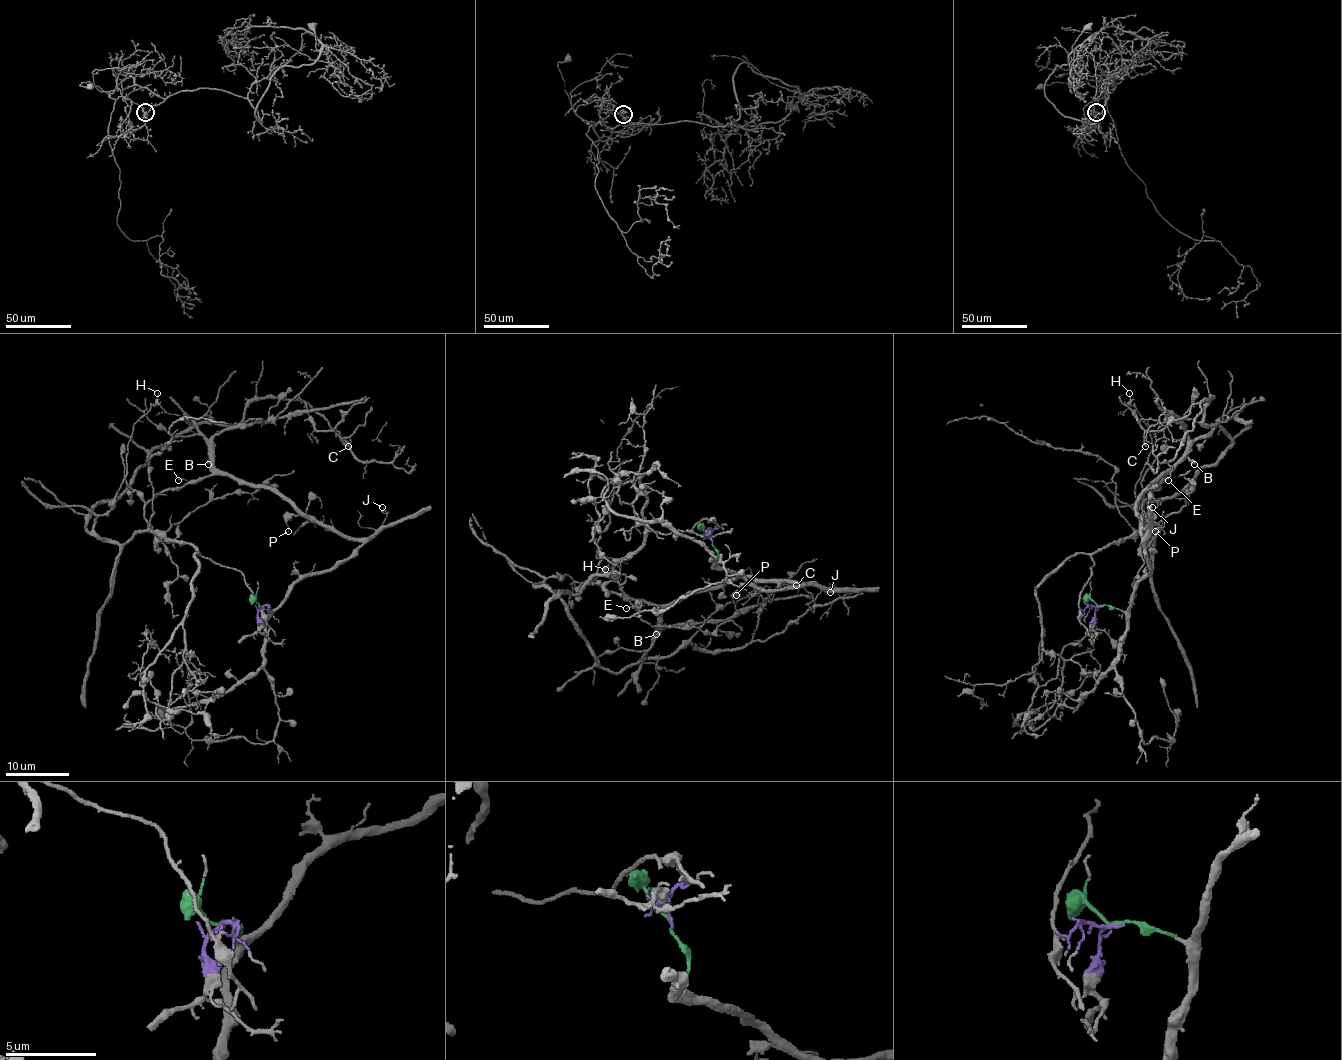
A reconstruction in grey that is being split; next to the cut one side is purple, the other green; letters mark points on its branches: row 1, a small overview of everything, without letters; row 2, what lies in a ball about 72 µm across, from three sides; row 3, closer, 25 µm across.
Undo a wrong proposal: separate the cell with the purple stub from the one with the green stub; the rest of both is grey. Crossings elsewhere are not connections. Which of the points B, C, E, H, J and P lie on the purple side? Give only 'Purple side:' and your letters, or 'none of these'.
Purple side: C, H

